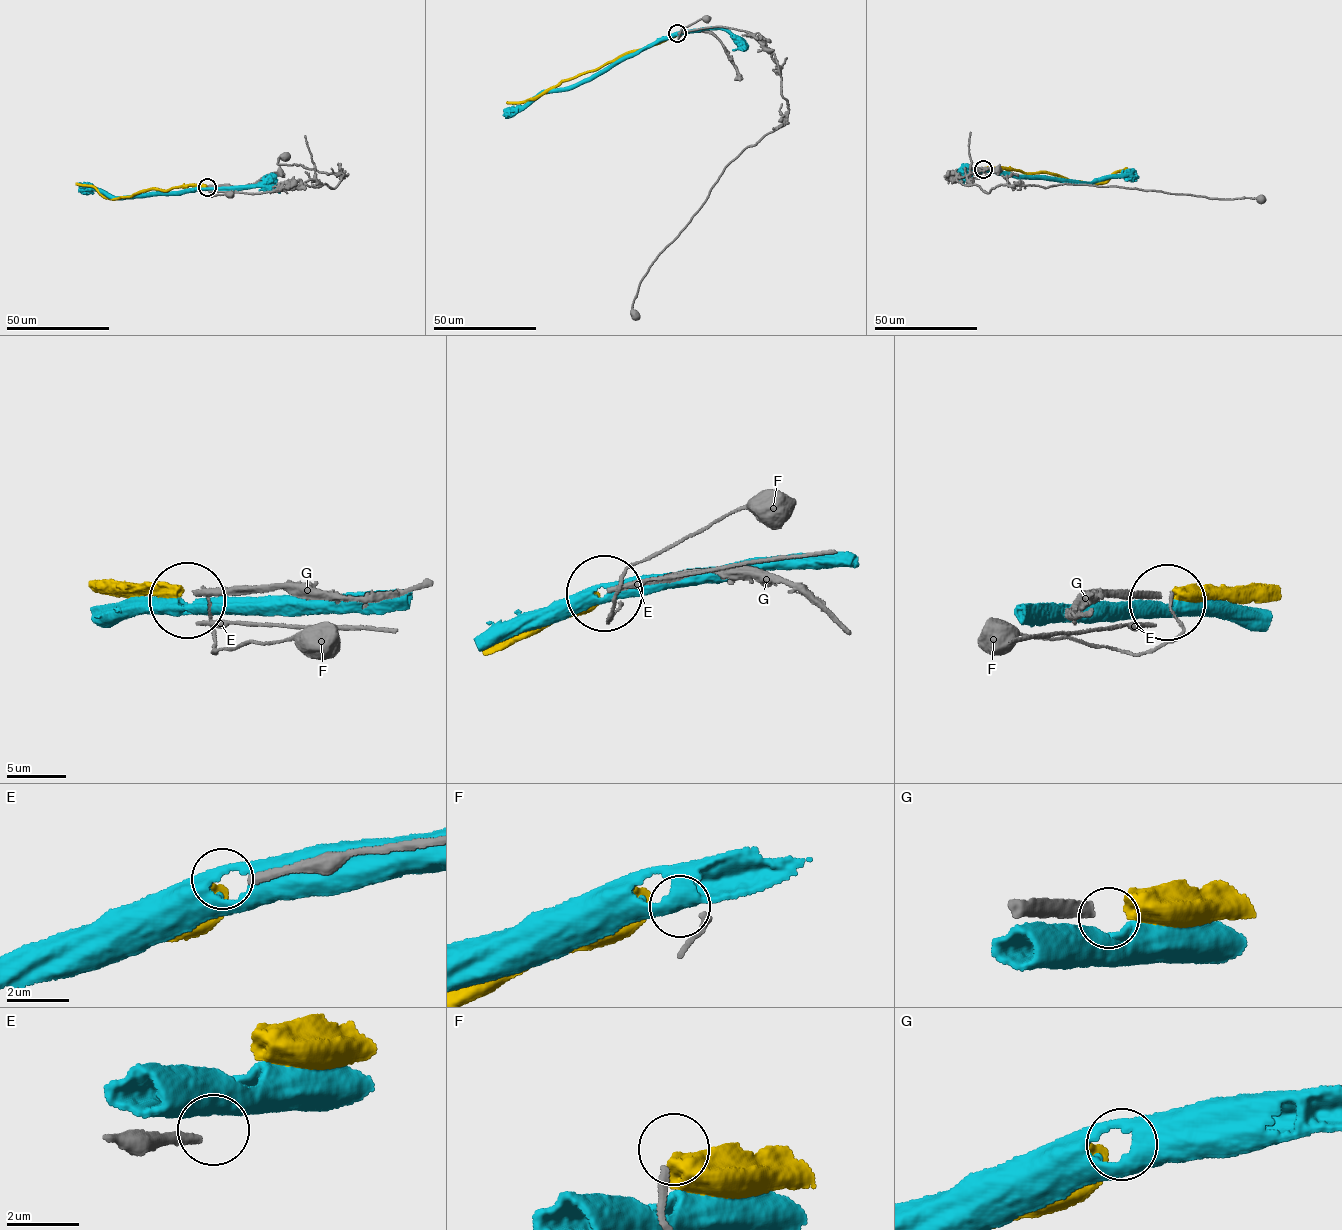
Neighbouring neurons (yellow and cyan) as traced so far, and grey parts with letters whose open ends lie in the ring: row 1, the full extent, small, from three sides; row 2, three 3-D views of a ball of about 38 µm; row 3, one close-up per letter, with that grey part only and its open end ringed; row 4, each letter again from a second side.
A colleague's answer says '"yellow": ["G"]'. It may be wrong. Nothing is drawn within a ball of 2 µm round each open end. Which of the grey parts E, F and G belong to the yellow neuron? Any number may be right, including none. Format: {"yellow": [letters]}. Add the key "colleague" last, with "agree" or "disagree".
{"yellow": ["G"], "colleague": "agree"}

